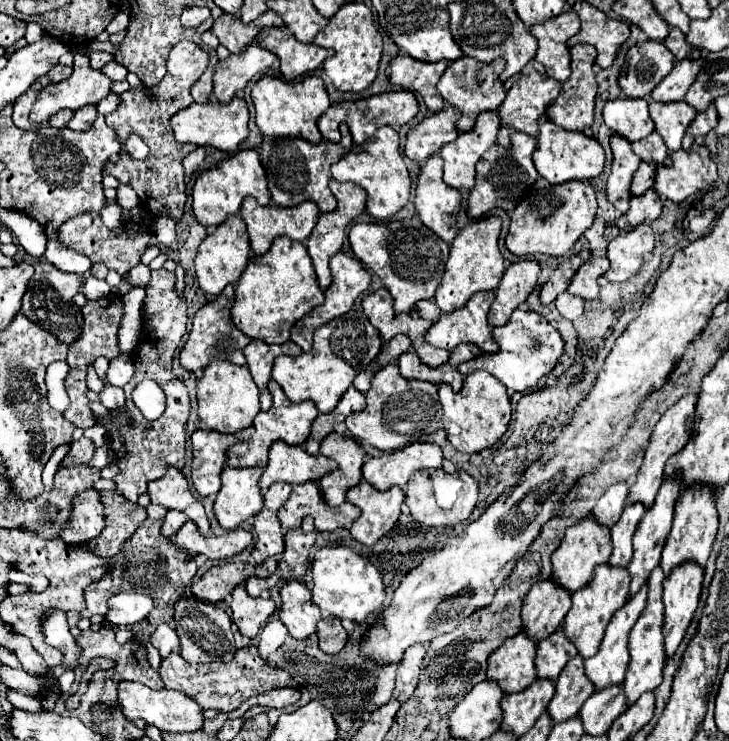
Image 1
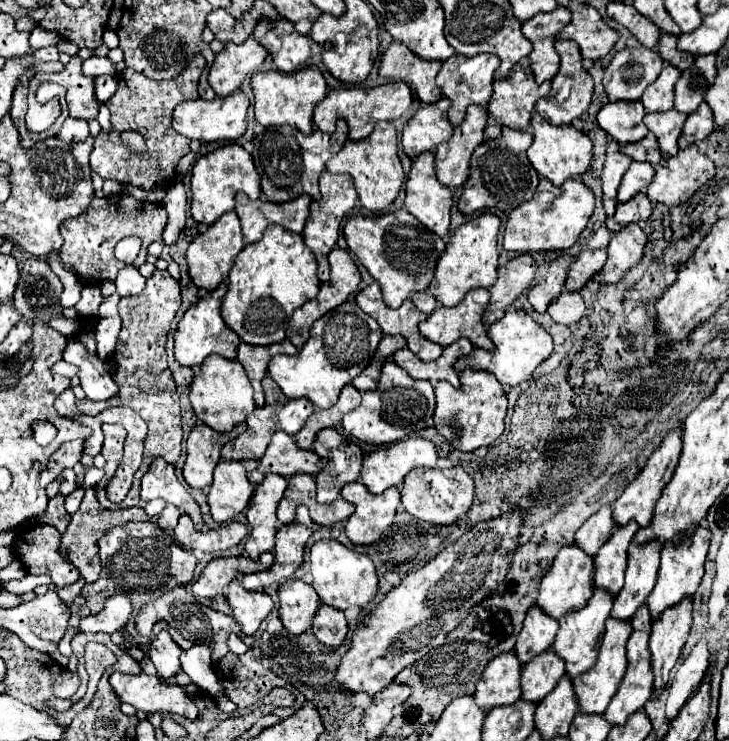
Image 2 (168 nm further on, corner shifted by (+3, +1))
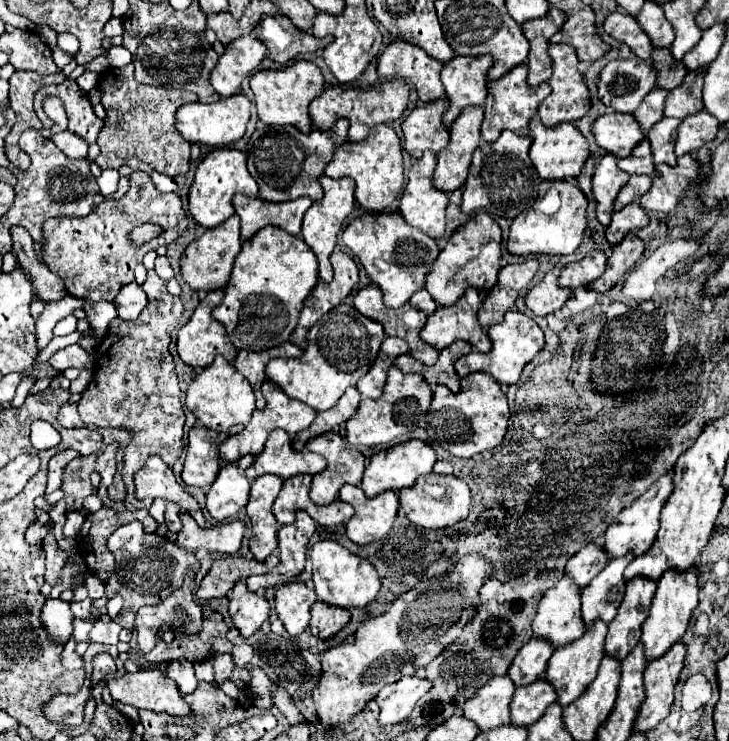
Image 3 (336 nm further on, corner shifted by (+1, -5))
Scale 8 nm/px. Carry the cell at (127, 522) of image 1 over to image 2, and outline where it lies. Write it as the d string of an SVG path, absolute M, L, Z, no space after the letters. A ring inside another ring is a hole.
M87 489L85 491L85 497L81 501L81 507L75 515L71 515L71 523L67 527L67 531L61 535L61 543L63 547L67 549L69 557L71 557L71 563L79 569L79 573L87 579L87 583L93 583L99 579L99 571L101 571L101 561L99 561L99 547L97 547L97 541L105 535L107 529L115 527L115 525L121 525L125 521L149 521L149 515L139 509L139 507L131 507L131 509L123 509L123 511L109 511L109 509L103 509L95 497L95 489Z

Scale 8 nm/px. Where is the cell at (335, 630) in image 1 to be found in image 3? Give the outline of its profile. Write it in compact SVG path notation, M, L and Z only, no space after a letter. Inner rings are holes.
M317 601L311 607L311 633L319 639L331 639L349 623L349 617L349 611Z

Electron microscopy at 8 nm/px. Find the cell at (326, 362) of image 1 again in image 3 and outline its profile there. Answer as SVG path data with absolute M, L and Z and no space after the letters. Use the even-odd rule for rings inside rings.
M347 303L337 305L323 315L307 333L307 349L301 359L271 359L267 365L267 379L273 381L291 399L303 401L315 411L327 411L337 405L347 387L353 387L373 365L379 347L385 339L383 327L363 317Z

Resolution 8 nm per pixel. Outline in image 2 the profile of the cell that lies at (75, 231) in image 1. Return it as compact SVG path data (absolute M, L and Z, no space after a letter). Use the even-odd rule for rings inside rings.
M103 197L93 199L89 209L81 213L79 217L69 217L61 223L61 237L63 247L59 249L61 265L75 273L79 279L87 279L87 285L97 285L103 281L115 281L119 269L125 267L123 261L119 261L113 255L115 245L129 235L137 235L143 241L139 257L133 261L133 267L139 267L145 263L147 247L153 241L159 241L163 237L163 231L167 227L167 211L159 203L147 203L137 201L135 197Z

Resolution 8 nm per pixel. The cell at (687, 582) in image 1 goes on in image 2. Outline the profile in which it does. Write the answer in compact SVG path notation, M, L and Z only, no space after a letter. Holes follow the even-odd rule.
M683 601L683 605L667 609L667 613L663 613L663 621L659 621L659 625L653 625L649 651L651 669L655 675L653 687L657 695L661 695L661 691L665 689L669 671L675 667L681 655L681 647L687 641L691 629L691 607L693 607L691 601Z

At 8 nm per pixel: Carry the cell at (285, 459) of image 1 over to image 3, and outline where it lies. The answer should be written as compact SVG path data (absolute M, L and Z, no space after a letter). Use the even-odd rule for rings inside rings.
M277 429L273 431L273 435L269 435L265 449L257 455L255 463L251 469L247 469L247 477L255 479L259 475L265 473L273 473L279 475L281 479L289 479L293 475L301 475L301 473L309 473L309 475L317 475L327 467L325 459L317 453L311 451L293 451L291 445L291 437Z

